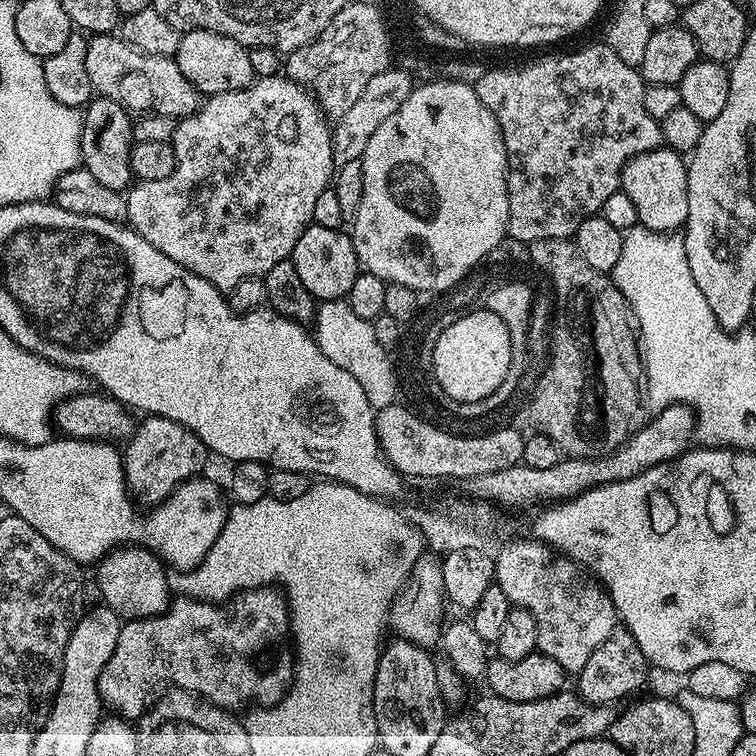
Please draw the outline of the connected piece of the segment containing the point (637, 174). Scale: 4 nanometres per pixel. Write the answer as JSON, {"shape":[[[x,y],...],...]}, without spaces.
{"shape":[[[661,146],[630,158],[620,171],[620,186],[630,202],[634,202],[643,227],[671,233],[683,229],[688,217],[688,165],[681,153]]]}

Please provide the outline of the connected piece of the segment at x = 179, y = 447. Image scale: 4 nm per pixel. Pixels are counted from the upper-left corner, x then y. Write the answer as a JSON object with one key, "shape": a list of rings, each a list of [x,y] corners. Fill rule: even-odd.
{"shape":[[[145,415],[131,439],[123,445],[122,459],[124,482],[133,501],[140,506],[155,506],[164,501],[179,484],[197,479],[203,473],[200,471],[207,466],[210,453],[207,446],[178,421]]]}

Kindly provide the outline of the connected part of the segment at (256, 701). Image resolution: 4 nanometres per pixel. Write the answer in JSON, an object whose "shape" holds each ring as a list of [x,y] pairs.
{"shape":[[[269,586],[266,588],[249,588],[247,592],[236,593],[230,606],[221,606],[211,600],[191,600],[188,596],[180,596],[173,599],[162,614],[121,623],[118,642],[114,646],[114,654],[110,654],[110,662],[106,662],[102,674],[96,679],[96,689],[100,691],[100,698],[105,709],[112,708],[108,710],[119,714],[129,722],[136,722],[148,711],[150,701],[153,699],[152,688],[158,687],[159,684],[168,684],[164,686],[171,686],[181,692],[191,692],[201,698],[206,698],[208,703],[214,704],[218,708],[237,710],[236,708],[242,707],[244,703],[252,704],[248,706],[271,706],[277,704],[282,697],[288,695],[288,690],[292,686],[293,675],[294,648],[290,643],[290,605],[283,591]]]}

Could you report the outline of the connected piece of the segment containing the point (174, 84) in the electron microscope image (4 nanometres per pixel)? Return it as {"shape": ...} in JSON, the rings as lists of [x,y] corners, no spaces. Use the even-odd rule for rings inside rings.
{"shape":[[[96,34],[88,40],[86,69],[93,89],[99,95],[118,102],[129,114],[162,114],[174,121],[200,109],[202,94],[178,70],[171,56],[146,56],[142,52],[130,50],[127,40],[116,34]]]}

